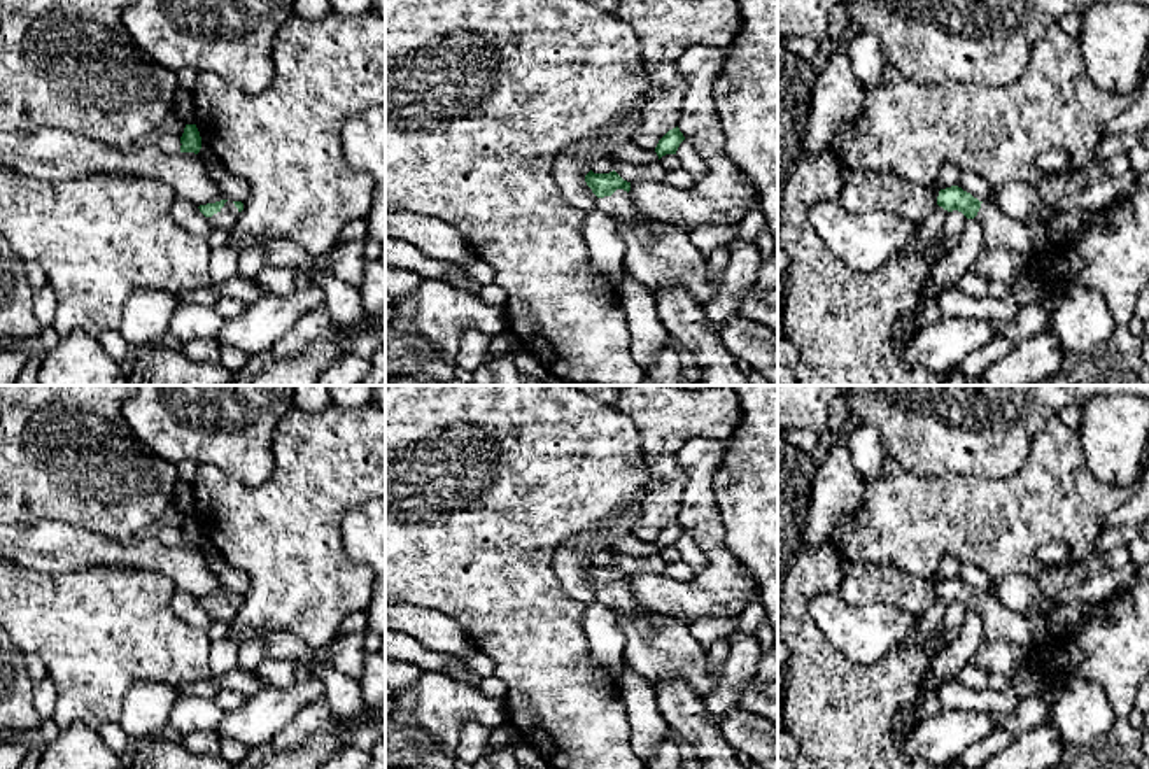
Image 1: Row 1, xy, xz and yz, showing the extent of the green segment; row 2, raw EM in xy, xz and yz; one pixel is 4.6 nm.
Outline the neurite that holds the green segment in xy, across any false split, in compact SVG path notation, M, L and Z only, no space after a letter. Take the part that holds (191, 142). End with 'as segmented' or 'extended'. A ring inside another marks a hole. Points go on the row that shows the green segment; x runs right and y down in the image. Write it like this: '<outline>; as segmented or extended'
M186 124L184 133L180 137L180 152L194 152L198 154L201 149L201 137L196 124Z; as segmented

